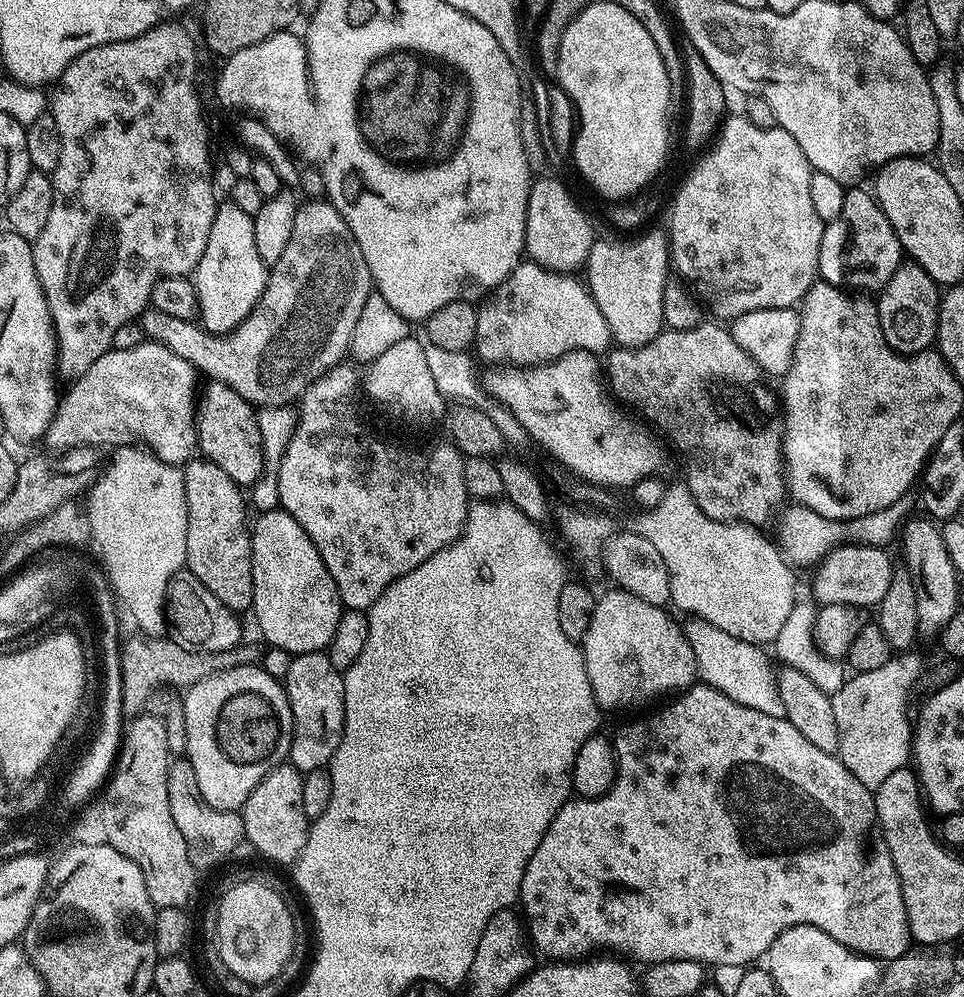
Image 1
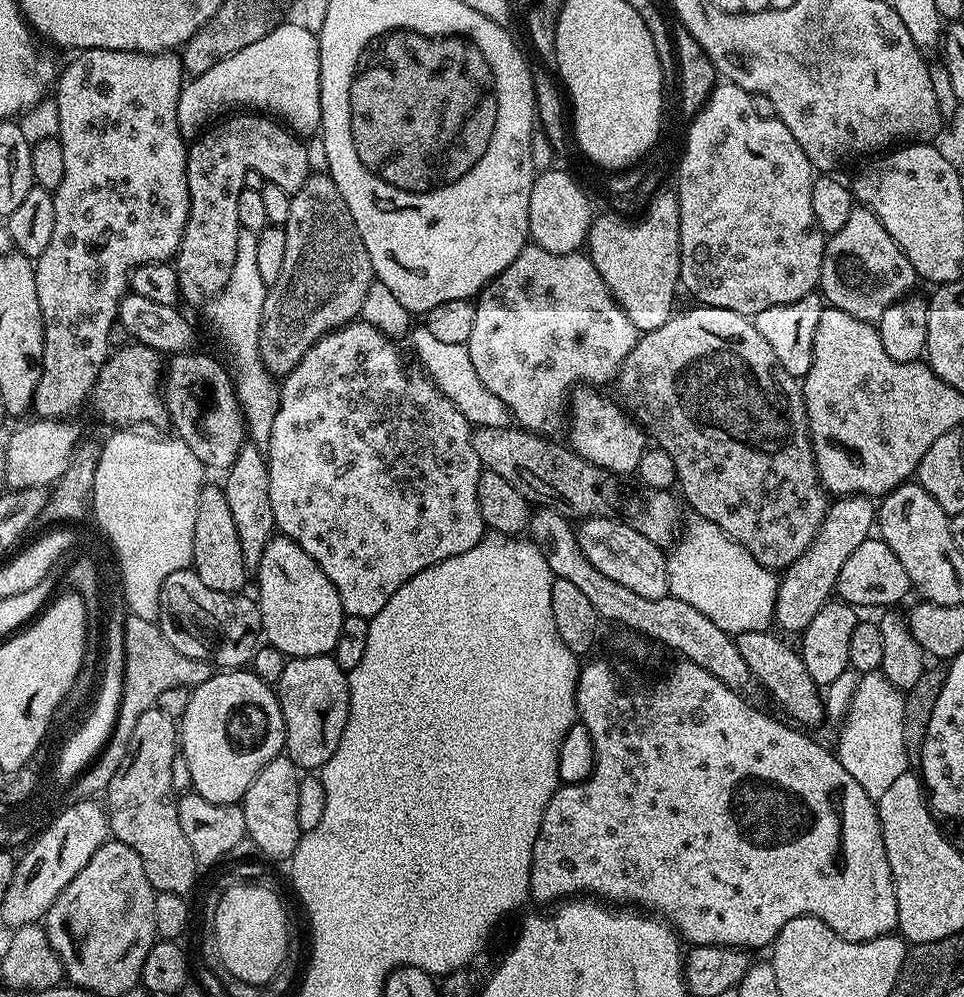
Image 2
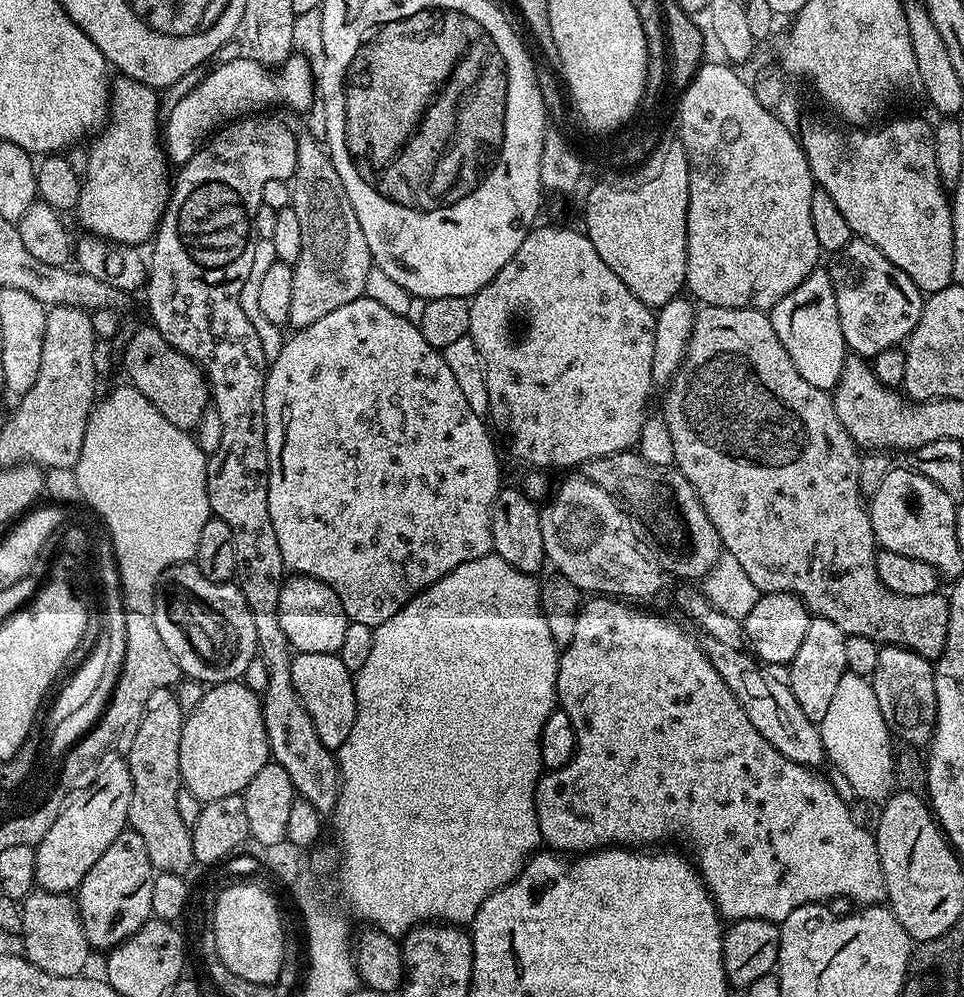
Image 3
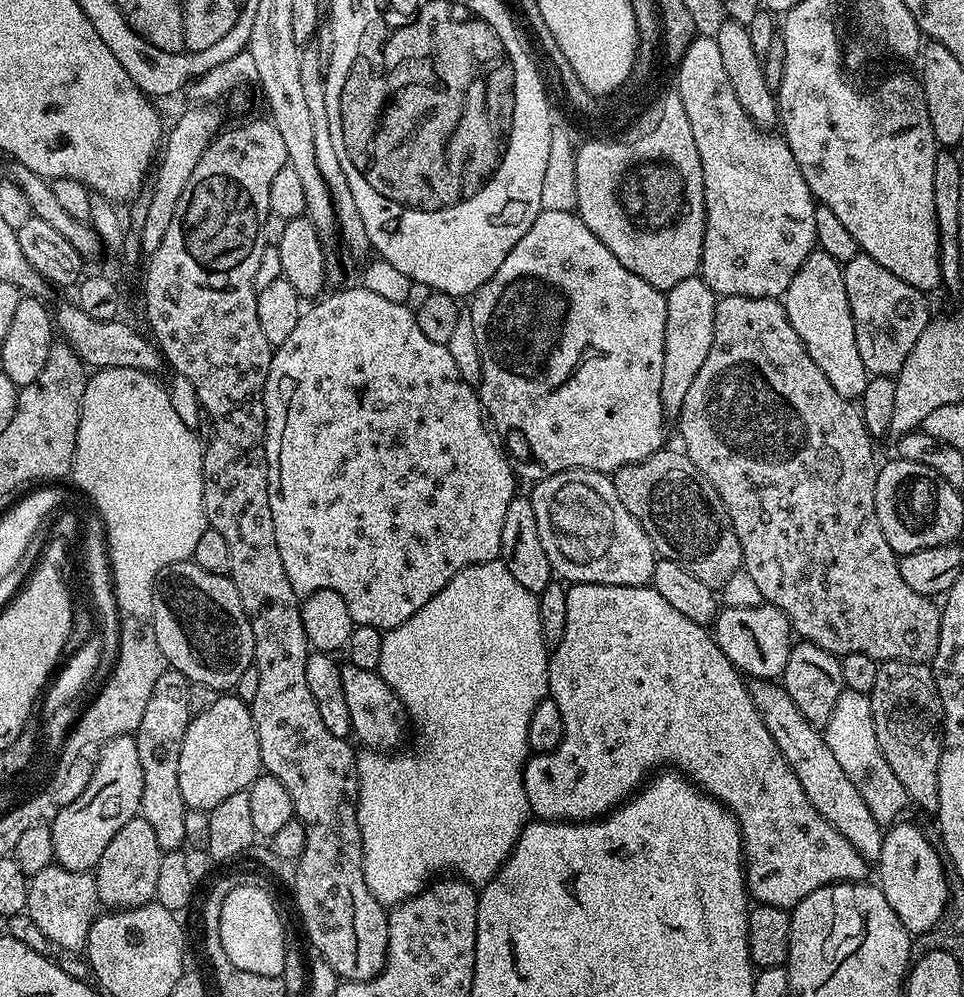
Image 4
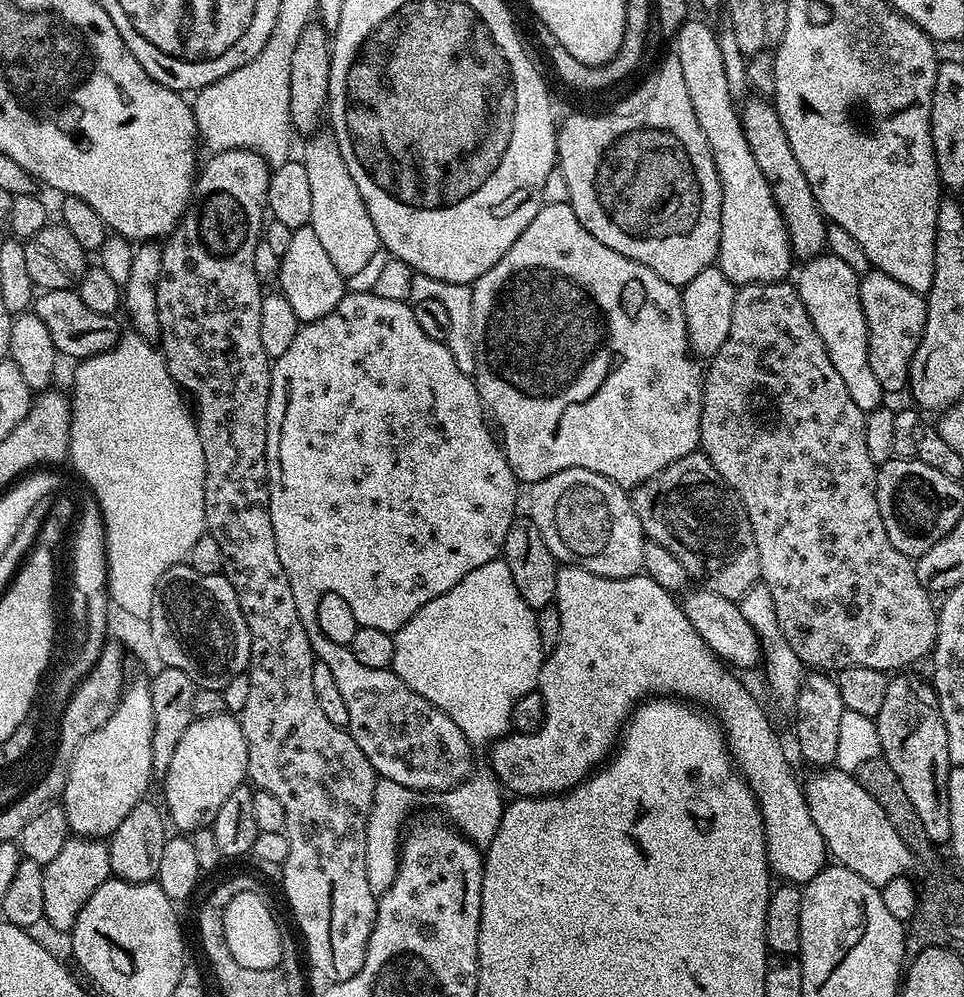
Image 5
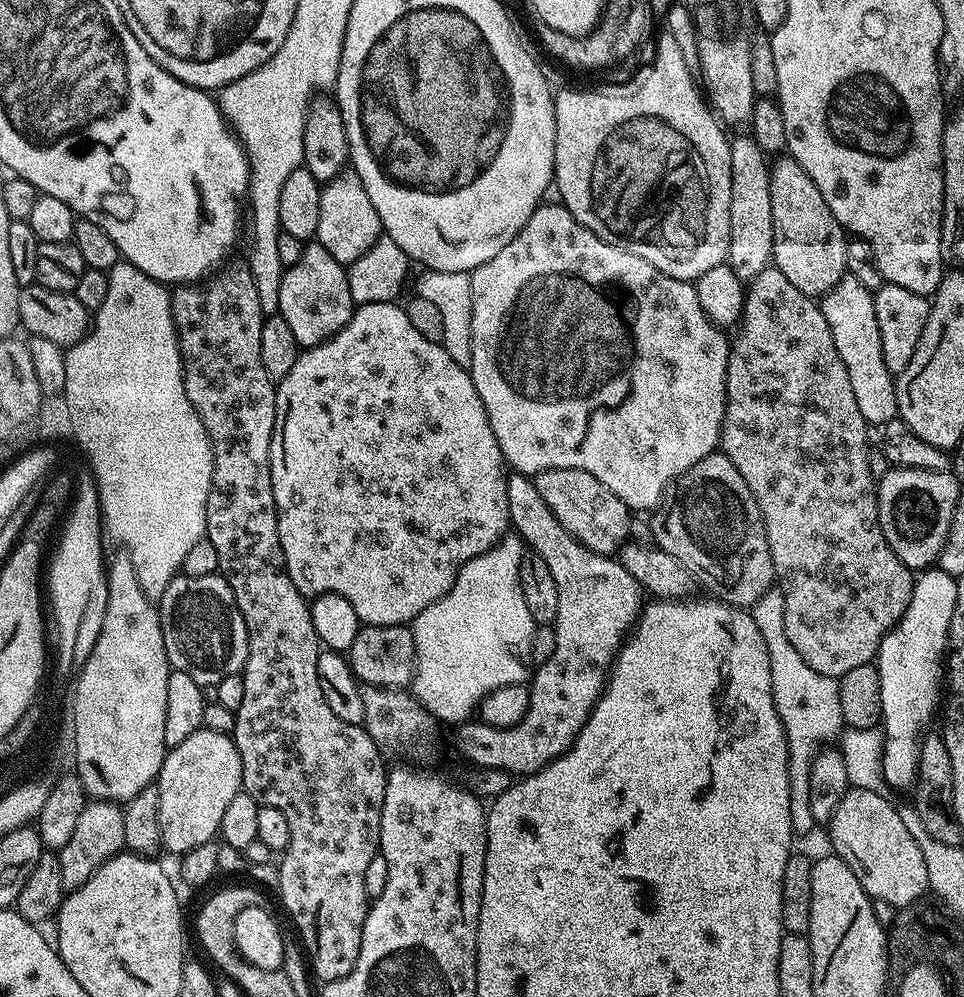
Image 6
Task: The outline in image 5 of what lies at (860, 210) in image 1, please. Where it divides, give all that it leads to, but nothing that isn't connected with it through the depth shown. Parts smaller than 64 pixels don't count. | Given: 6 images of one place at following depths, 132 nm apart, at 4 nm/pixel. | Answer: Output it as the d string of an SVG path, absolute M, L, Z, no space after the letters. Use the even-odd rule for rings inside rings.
M869 270L860 276L862 314L866 314L868 327L868 361L878 386L885 394L900 392L909 387L912 359L920 345L926 326L927 299L921 293L902 286L890 274Z

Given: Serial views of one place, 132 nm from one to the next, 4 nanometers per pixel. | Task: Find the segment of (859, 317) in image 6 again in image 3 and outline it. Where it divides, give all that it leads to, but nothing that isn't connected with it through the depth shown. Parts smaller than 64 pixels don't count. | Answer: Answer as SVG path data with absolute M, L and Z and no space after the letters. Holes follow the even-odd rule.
M817 270L809 274L782 302L770 309L774 334L778 334L778 342L786 346L786 354L790 354L790 362L794 362L798 374L810 382L810 386L818 386L818 390L831 393L844 369L844 361L850 353L844 343L842 322L838 318L838 302L836 287L827 270Z

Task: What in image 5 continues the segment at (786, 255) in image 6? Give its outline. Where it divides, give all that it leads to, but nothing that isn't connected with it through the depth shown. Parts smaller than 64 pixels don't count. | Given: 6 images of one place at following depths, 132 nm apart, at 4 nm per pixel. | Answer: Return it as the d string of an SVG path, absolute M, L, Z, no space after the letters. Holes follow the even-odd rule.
M752 94L743 101L739 113L746 142L750 142L750 150L754 154L754 162L758 162L758 168L772 186L774 202L784 219L793 257L800 262L813 260L825 251L828 224L824 213L816 205L810 182L806 182L806 174L802 174L802 166L798 166L798 158L794 158L794 150L790 150L790 138L786 138L786 130L778 118L775 103Z

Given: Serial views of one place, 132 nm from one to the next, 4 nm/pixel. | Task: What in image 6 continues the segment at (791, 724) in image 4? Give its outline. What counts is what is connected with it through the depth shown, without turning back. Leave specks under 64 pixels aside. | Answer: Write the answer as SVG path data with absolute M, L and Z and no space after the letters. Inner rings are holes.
M849 787L828 821L826 831L833 853L854 871L868 896L879 903L901 908L913 905L924 892L927 893L929 878L922 850L898 819L896 804L890 801L888 796Z

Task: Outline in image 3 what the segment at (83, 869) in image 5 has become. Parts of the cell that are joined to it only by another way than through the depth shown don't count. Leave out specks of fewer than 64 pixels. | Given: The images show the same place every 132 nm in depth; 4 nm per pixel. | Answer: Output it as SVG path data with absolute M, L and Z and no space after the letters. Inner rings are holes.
M36 890L22 901L22 955L38 970L59 976L79 976L88 964L90 945L80 921L80 910L71 895Z

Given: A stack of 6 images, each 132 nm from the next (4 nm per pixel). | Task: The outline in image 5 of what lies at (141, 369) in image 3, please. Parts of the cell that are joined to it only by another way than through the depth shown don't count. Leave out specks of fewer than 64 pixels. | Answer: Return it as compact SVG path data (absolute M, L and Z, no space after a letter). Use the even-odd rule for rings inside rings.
M44 290L35 297L34 311L38 318L42 318L46 330L50 330L50 338L54 338L54 346L61 357L73 356L73 361L87 360L90 356L97 356L109 352L120 342L122 328L116 325L115 315L94 314L86 302L82 302L79 291Z

